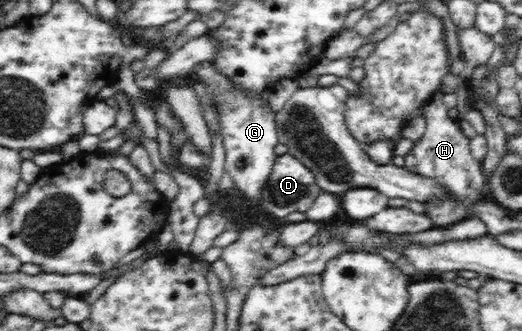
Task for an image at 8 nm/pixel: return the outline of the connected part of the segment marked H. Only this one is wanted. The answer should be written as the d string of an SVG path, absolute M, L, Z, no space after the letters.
M441 92L435 93L422 110L426 118L426 132L415 142L410 153L404 156L404 168L428 178L434 178L435 184L443 188L446 198L432 198L424 202L426 216L435 228L443 228L460 223L473 216L473 207L483 200L482 191L487 188L487 176L482 170L481 161L476 161L470 151L470 138L462 133L458 119L451 115L445 106Z

